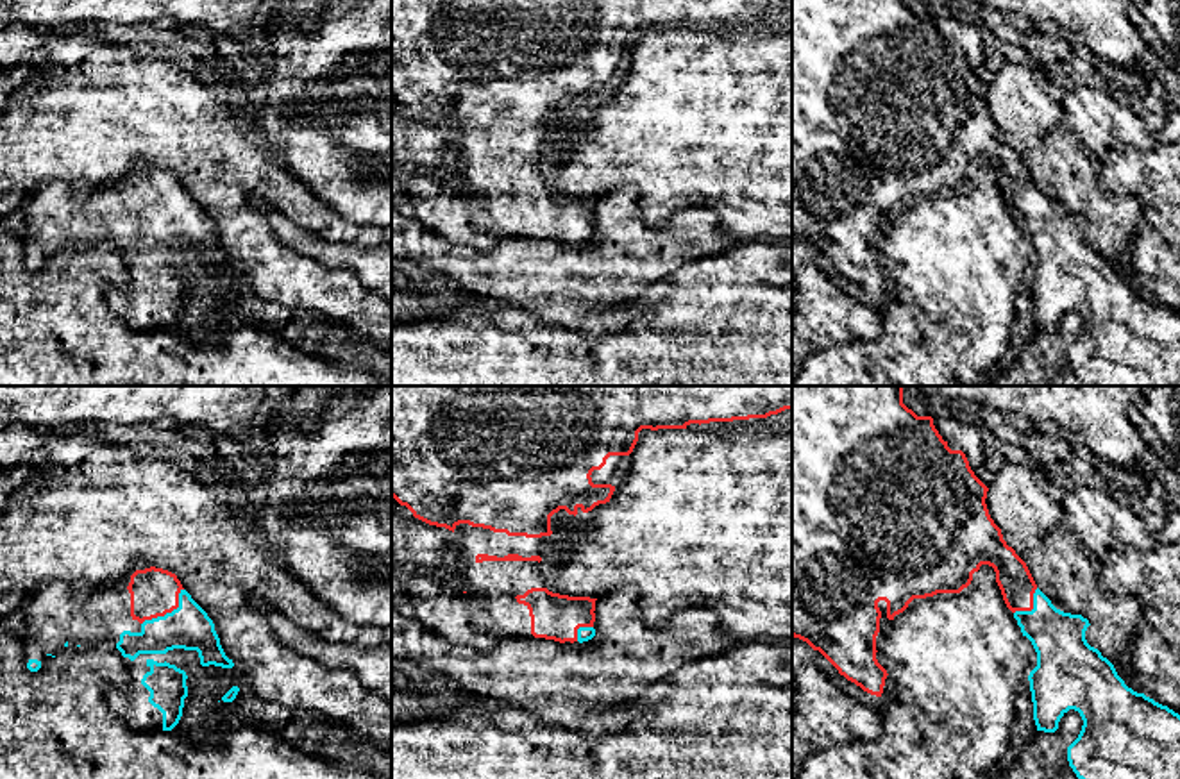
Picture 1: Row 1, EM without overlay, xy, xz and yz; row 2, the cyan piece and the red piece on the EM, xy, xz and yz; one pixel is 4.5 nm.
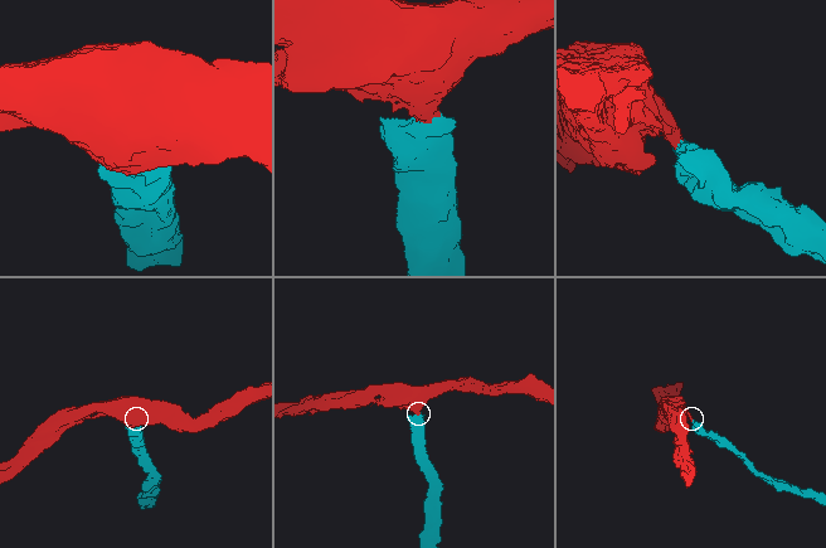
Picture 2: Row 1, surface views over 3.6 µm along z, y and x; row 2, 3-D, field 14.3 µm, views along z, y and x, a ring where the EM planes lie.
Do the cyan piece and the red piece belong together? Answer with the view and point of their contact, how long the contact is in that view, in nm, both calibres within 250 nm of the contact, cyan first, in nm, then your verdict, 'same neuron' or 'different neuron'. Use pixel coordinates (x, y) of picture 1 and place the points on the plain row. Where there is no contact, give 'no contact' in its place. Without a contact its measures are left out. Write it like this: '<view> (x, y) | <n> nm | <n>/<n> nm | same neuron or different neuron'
xy (168, 213) | 260 nm | 200/220 nm | same neuron

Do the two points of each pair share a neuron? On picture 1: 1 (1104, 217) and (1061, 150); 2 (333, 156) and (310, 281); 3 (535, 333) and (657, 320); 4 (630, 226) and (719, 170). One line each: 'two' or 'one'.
1: one
2: two
3: one
4: two

